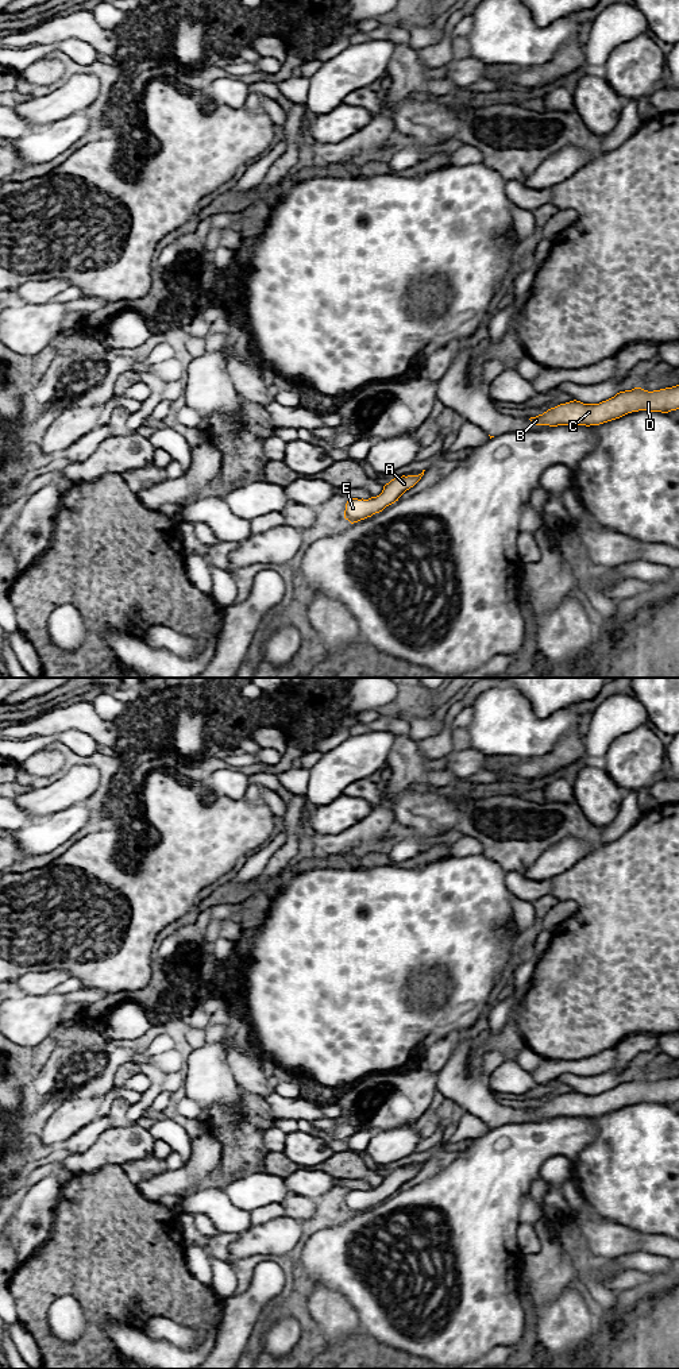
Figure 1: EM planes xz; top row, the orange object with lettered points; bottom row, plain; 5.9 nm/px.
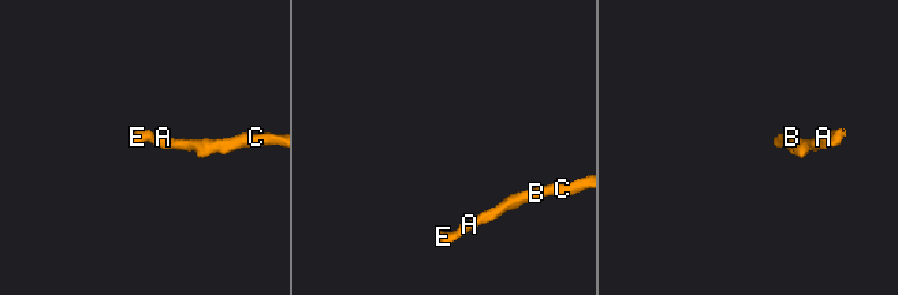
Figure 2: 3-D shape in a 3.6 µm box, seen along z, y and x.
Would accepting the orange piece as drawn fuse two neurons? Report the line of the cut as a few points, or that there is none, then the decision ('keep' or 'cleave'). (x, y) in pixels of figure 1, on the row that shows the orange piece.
no cut; keep

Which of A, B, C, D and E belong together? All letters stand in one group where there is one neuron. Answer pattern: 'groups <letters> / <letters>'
groups A B C D E

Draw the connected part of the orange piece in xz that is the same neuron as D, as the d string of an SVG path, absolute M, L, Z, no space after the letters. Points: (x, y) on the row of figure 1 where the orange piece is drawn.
M679 385L648 392L641 387L617 393L599 404L570 401L531 417L536 425L599 425L639 410L668 413L679 409Z

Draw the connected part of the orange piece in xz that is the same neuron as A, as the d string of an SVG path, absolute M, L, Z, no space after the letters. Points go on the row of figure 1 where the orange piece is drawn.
M424 471L418 475L402 475L391 479L377 497L369 500L348 498L344 518L354 524L382 512L386 506L398 501L406 490L413 487L421 479Z

